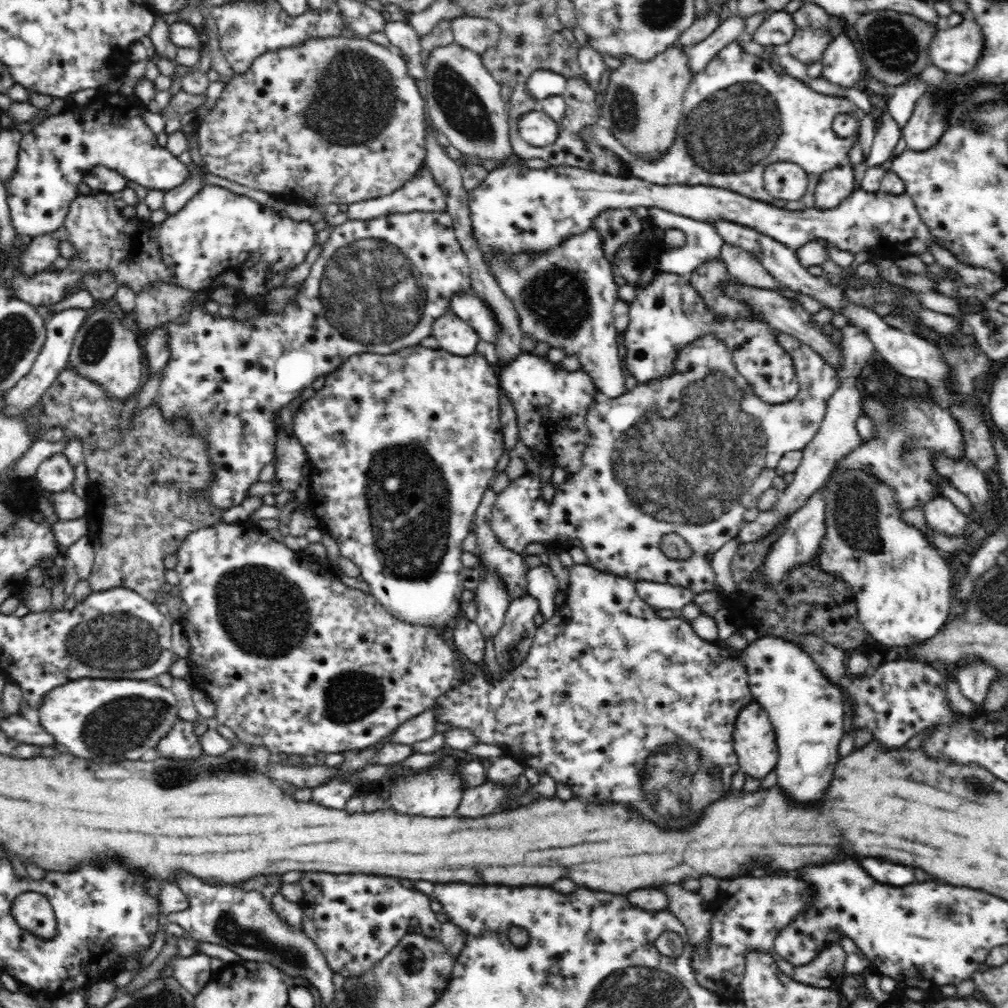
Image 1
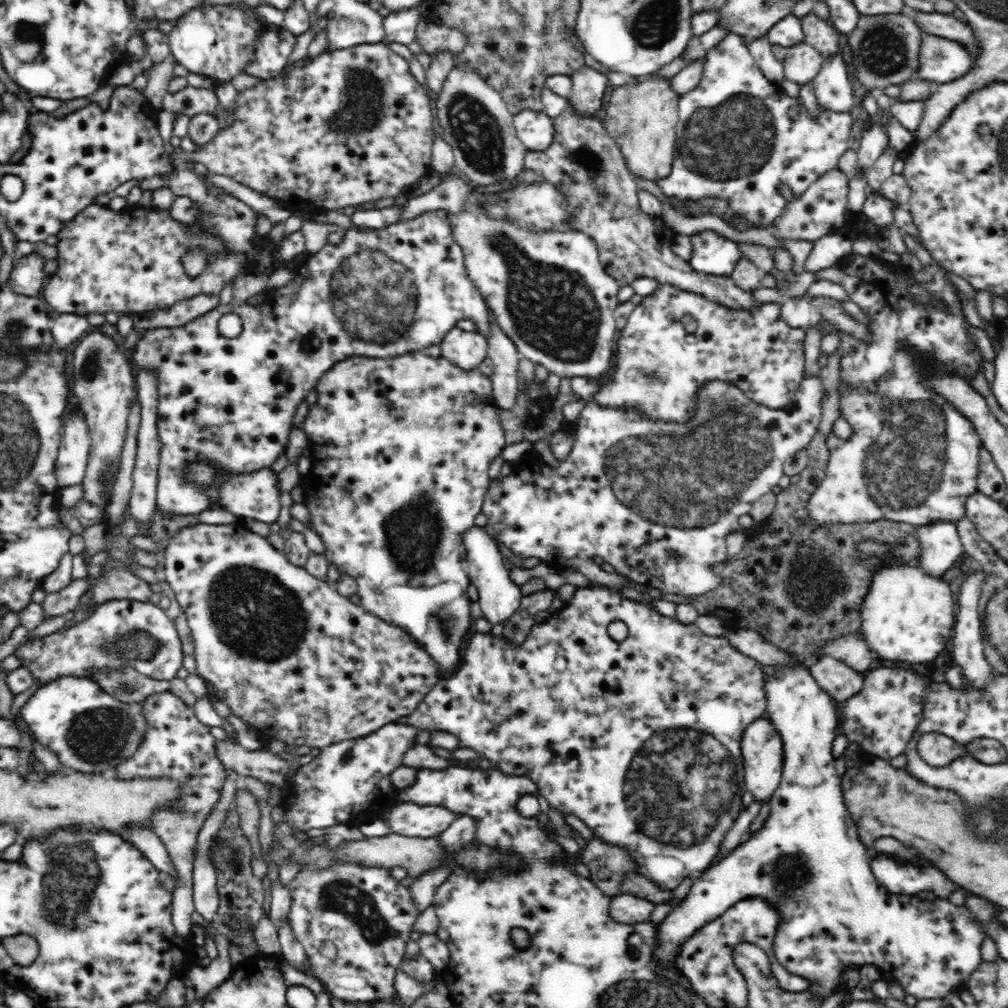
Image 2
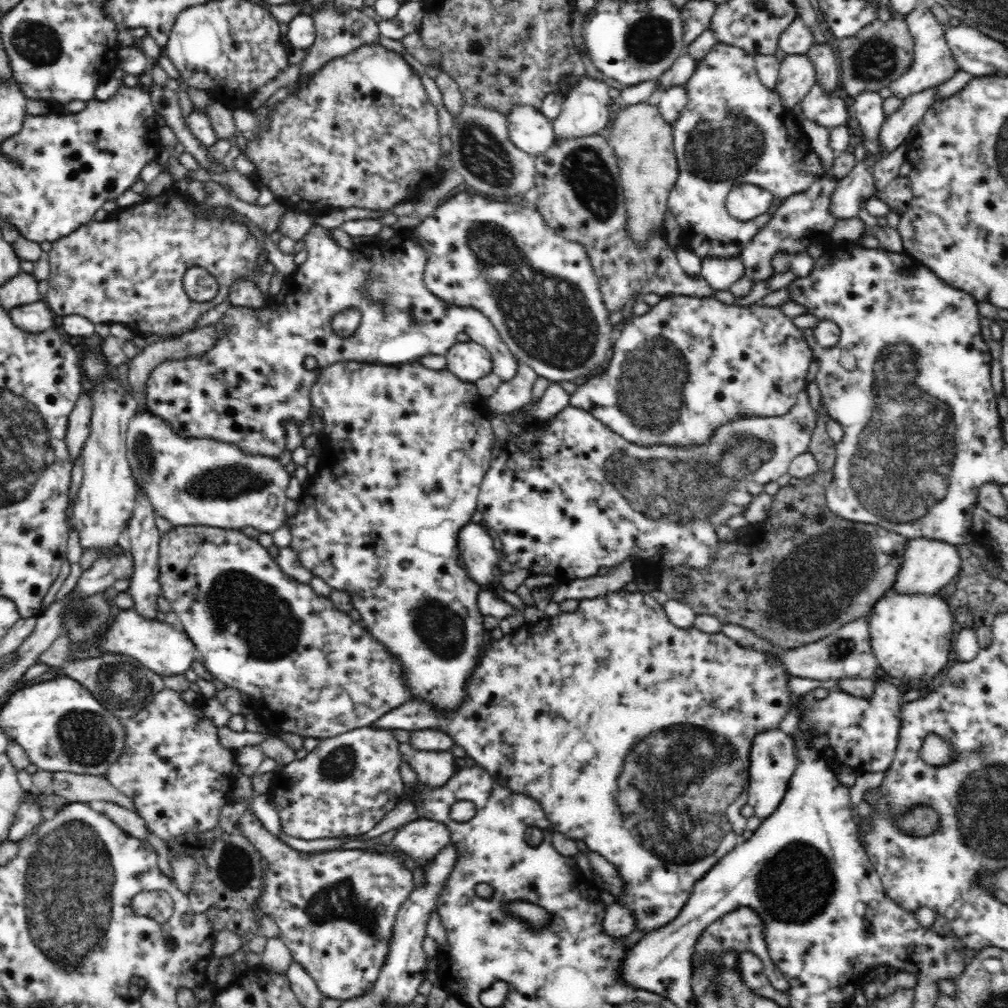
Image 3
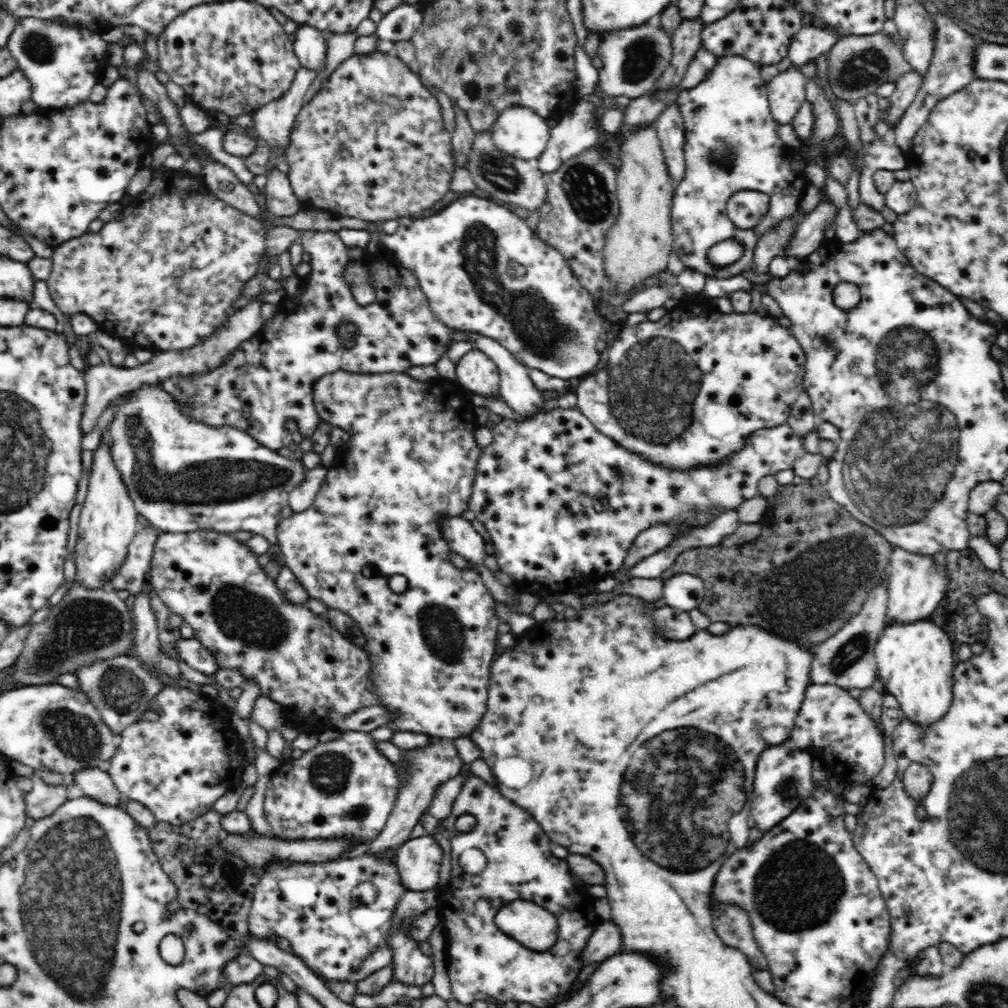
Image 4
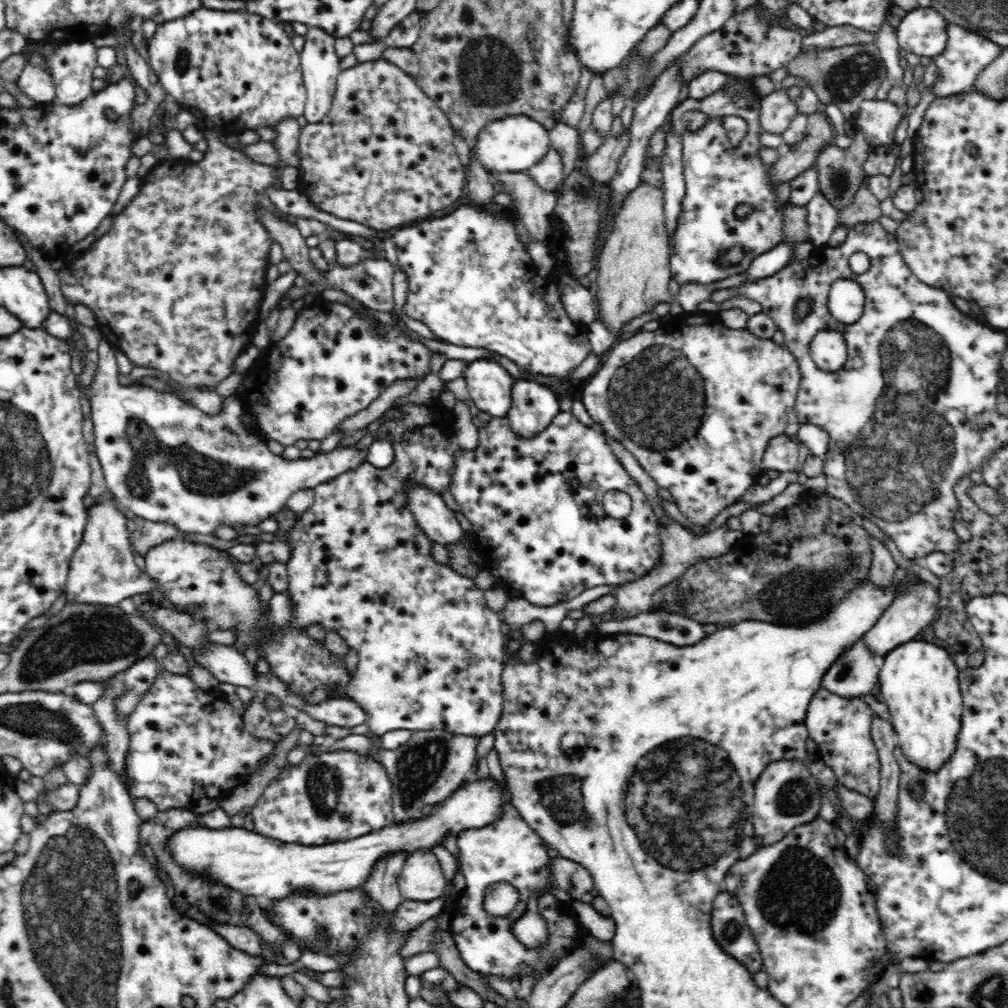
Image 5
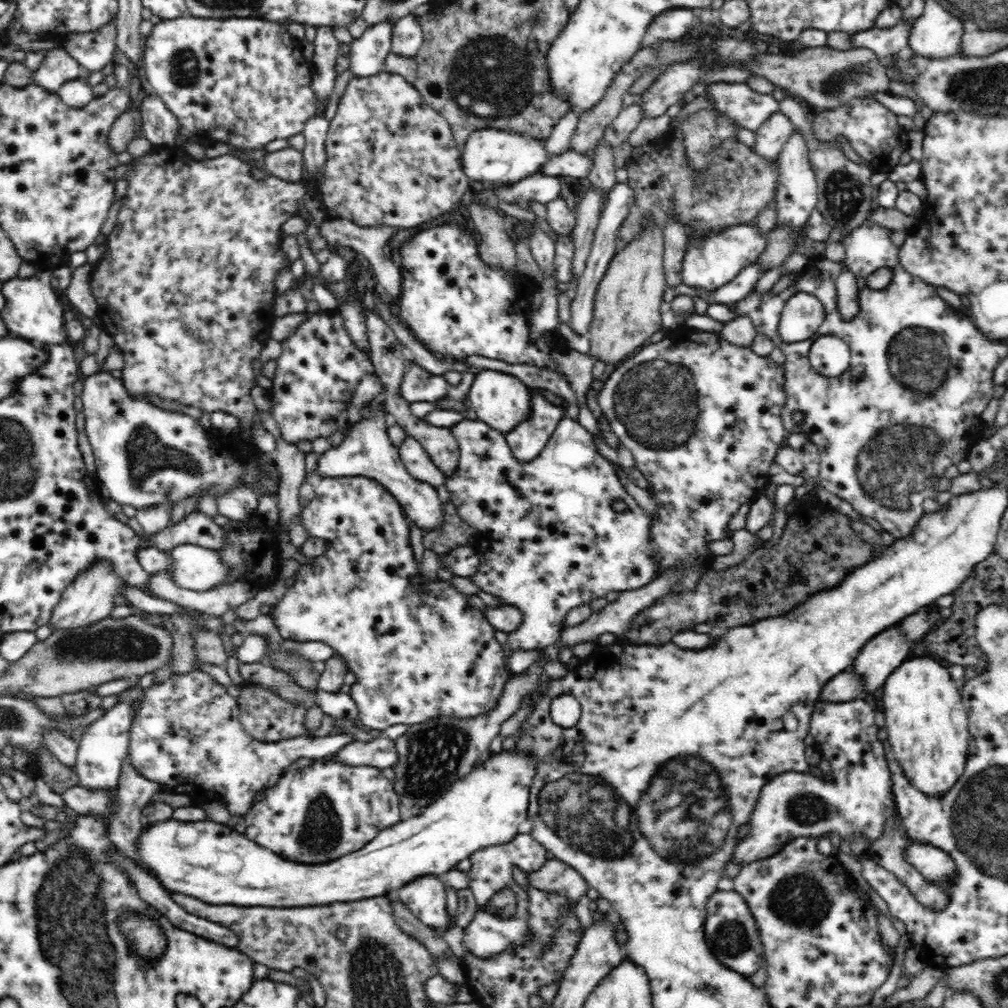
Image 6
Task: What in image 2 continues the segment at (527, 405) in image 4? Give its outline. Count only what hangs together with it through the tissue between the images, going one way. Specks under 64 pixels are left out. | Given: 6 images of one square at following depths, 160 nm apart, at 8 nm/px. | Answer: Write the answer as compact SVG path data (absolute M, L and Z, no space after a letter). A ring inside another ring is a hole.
M438 210L426 212L408 221L399 221L382 229L368 228L367 231L358 231L351 225L340 244L326 244L322 250L308 256L304 263L296 265L293 268L295 275L292 280L283 287L275 288L272 291L267 290L259 305L249 305L246 302L220 304L214 310L209 310L206 314L190 320L184 326L154 328L144 331L145 335L137 341L132 358L140 370L153 370L157 380L157 427L162 443L158 468L157 508L168 513L196 515L199 515L203 510L216 508L215 502L218 500L219 486L217 484L214 486L195 486L193 482L187 482L185 474L190 463L206 461L220 473L220 477L242 476L244 473L253 473L255 470L272 466L272 463L280 458L281 454L285 454L288 434L293 426L292 418L296 414L298 404L306 399L306 394L315 388L320 378L328 370L337 362L348 359L352 354L367 358L397 358L400 355L425 350L428 346L438 346L444 340L444 336L448 334L448 330L457 326L462 318L471 320L474 323L475 331L484 338L488 338L488 334L490 334L488 306L475 284L468 278L461 246L454 240L449 222L448 212ZM228 313L238 314L242 318L242 332L236 338L226 338L218 330L220 317Z

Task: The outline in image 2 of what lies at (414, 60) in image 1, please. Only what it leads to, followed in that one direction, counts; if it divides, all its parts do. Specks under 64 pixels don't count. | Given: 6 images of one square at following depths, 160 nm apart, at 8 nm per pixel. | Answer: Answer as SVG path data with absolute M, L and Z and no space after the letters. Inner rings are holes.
M418 6L390 12L383 20L385 36L391 42L409 45L415 40L415 32L421 20Z

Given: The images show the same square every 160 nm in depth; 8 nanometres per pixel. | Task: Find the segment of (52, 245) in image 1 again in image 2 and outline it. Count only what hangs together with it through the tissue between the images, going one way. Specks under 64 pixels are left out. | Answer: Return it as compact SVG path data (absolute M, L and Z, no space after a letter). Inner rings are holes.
M35 251L16 260L9 278L11 289L16 294L39 298L48 277L44 270L46 261Z

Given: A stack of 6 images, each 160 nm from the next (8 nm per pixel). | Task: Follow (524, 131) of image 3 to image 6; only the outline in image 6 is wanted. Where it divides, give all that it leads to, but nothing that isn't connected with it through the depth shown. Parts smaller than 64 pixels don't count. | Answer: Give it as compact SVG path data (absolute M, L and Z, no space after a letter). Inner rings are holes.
M476 130L461 148L461 165L470 182L500 186L512 184L537 172L549 161L545 140L532 139L509 130Z

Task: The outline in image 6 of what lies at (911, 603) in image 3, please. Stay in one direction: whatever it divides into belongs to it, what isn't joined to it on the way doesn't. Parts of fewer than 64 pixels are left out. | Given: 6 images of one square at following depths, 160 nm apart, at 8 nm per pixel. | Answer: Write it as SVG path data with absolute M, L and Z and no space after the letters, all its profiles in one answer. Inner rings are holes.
M909 656L886 678L882 690L884 727L895 759L914 788L926 796L942 798L962 776L968 754L969 718L962 702L960 683L951 677L946 663L935 656Z

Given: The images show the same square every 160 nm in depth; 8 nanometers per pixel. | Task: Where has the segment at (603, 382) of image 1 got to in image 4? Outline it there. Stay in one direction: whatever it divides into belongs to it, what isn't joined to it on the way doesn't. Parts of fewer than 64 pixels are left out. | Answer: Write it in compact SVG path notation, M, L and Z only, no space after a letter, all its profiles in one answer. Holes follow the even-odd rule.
M468 193L460 196L452 196L448 199L446 206L435 215L428 218L410 218L403 217L398 220L399 225L395 233L389 235L383 231L383 227L376 223L368 223L365 229L371 233L375 240L379 240L382 246L385 246L389 252L395 254L395 258L399 260L401 265L414 273L422 292L428 299L431 310L434 316L454 330L460 332L475 332L483 334L492 340L496 340L506 350L514 356L518 362L521 362L529 369L538 368L548 374L548 376L561 378L568 381L570 378L578 378L588 372L594 372L596 365L600 362L600 353L596 350L596 342L598 342L600 333L603 332L606 323L603 317L599 314L598 304L591 298L592 294L578 282L578 277L574 271L567 265L565 256L558 252L553 246L548 246L539 236L538 233L528 226L526 220L518 218L514 212L503 208L500 202L486 198L480 193Z

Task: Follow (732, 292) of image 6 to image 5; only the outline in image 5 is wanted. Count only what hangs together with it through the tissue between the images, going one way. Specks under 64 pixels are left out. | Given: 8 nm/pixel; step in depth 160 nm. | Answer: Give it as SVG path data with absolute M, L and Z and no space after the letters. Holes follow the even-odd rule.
M781 242L772 250L760 254L754 258L750 266L745 270L746 282L756 282L760 278L766 278L776 274L789 264L792 253L796 250L795 242Z

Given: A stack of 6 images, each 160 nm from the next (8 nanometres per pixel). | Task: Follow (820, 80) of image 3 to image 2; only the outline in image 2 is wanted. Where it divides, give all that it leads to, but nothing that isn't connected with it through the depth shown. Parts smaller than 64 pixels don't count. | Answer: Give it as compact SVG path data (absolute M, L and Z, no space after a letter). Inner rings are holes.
M813 12L801 17L805 42L815 48L823 59L834 56L840 46L840 35L829 20L819 19Z

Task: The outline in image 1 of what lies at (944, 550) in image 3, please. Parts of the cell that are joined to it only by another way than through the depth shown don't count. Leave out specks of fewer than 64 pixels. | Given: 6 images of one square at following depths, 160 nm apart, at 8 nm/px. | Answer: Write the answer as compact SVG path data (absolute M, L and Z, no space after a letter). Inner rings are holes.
M943 495L932 498L922 509L929 530L934 530L936 533L960 536L969 523L968 515L962 514L962 511Z

